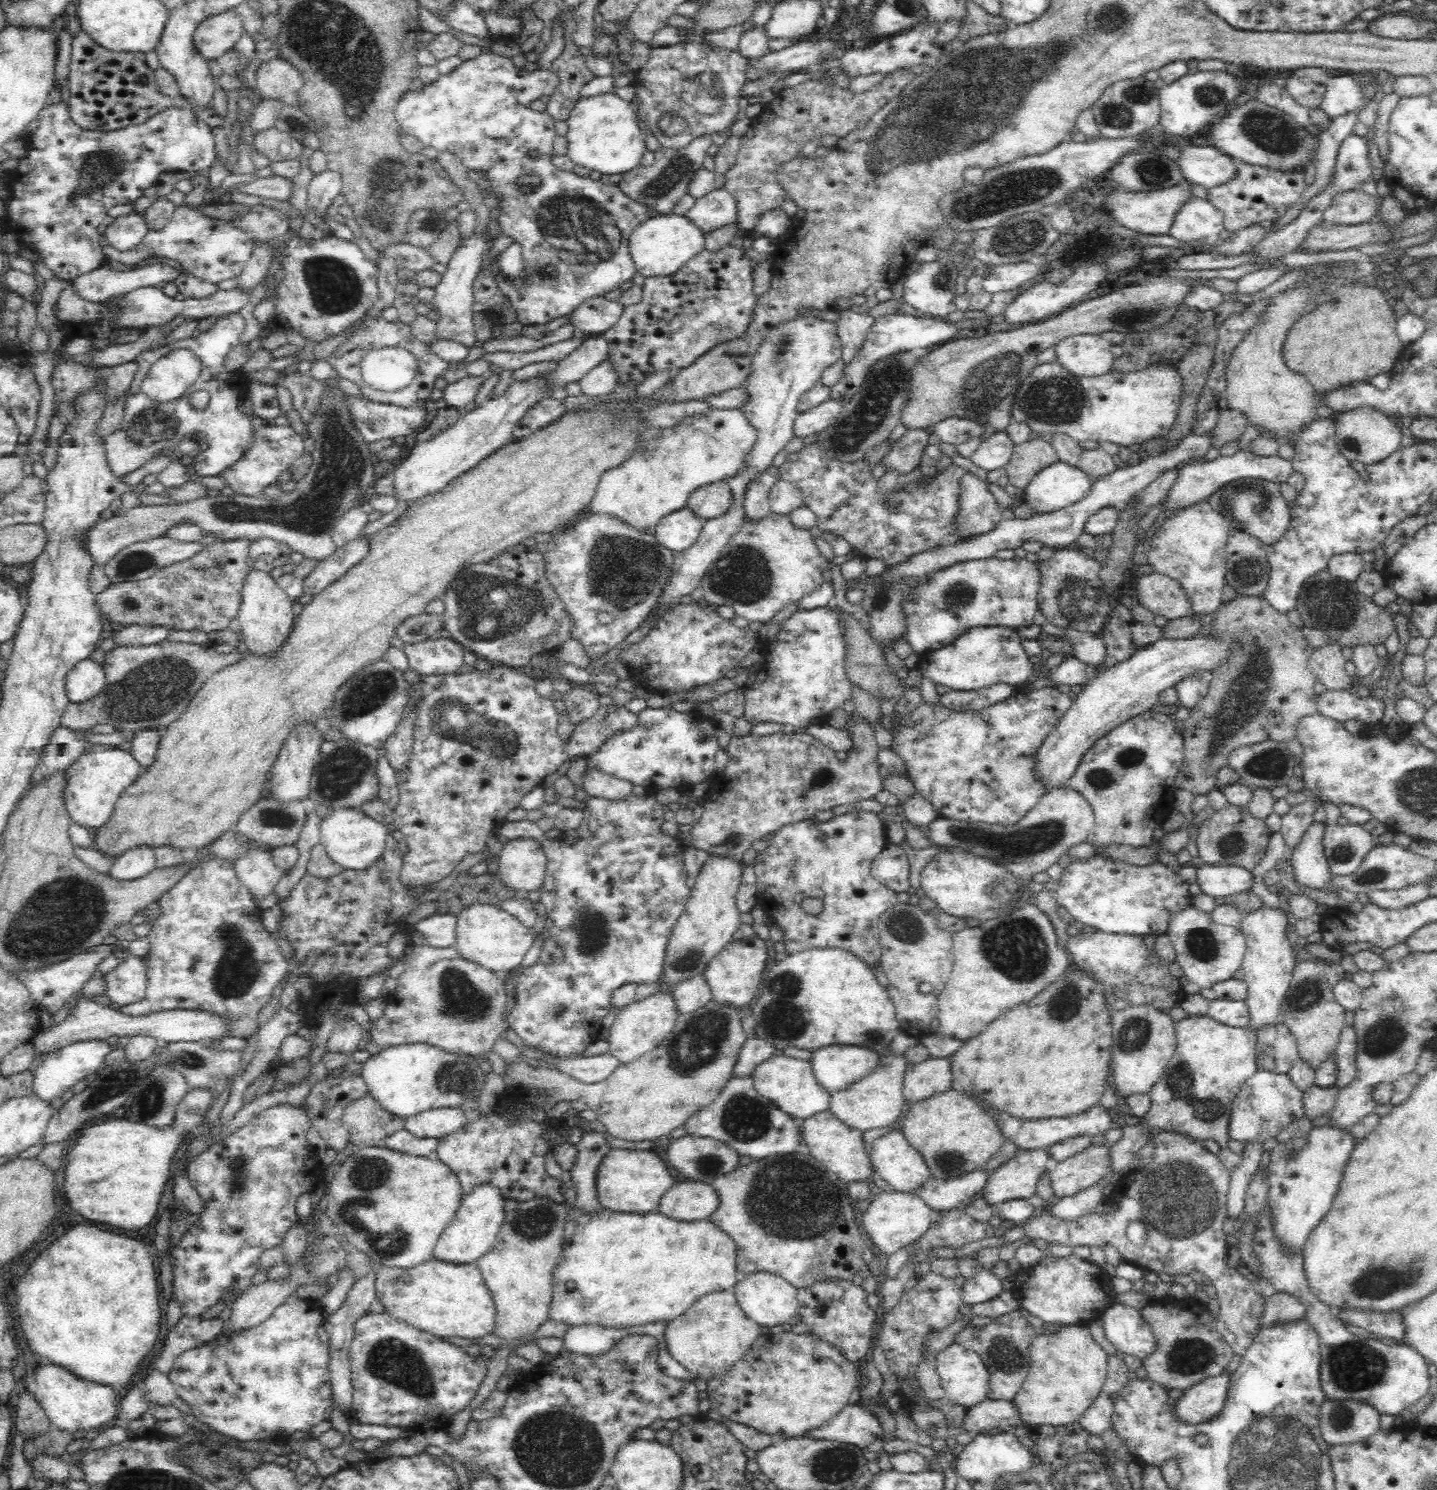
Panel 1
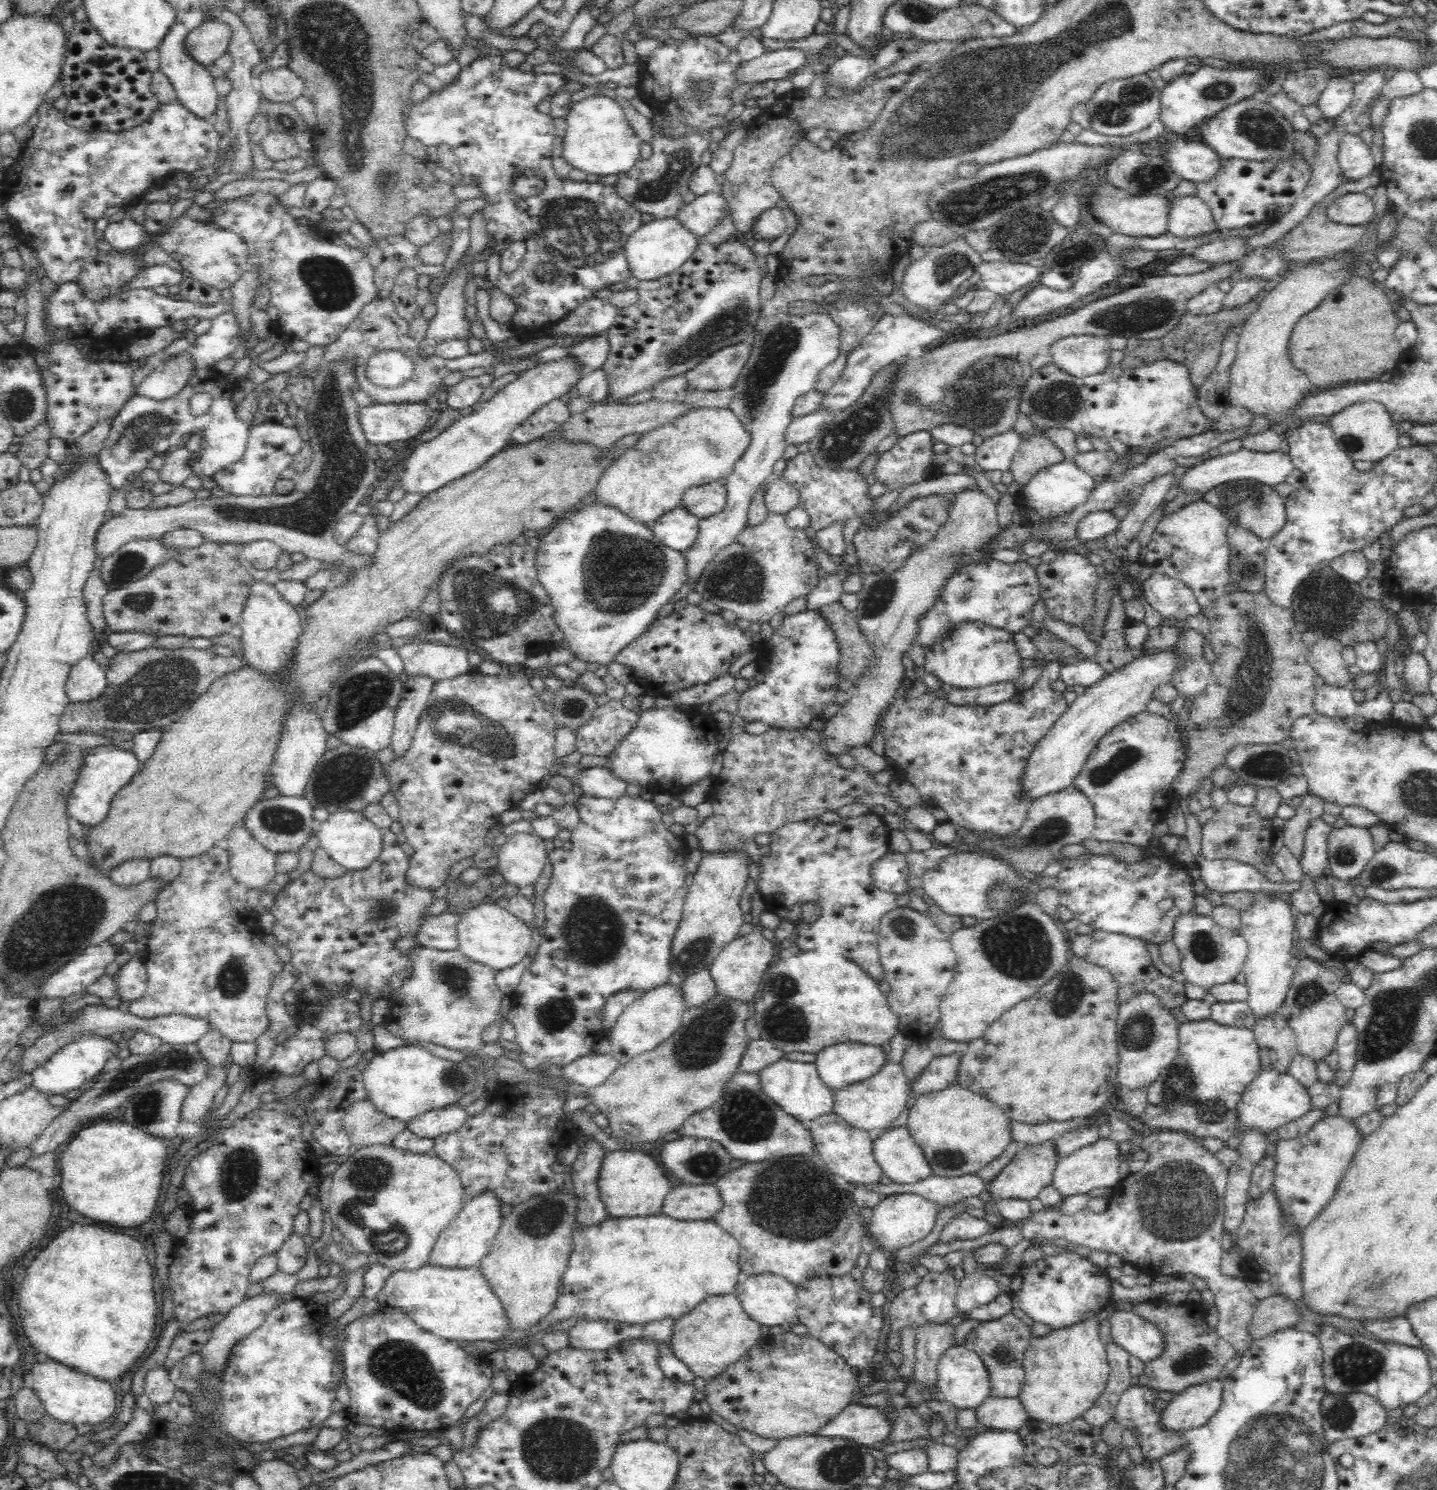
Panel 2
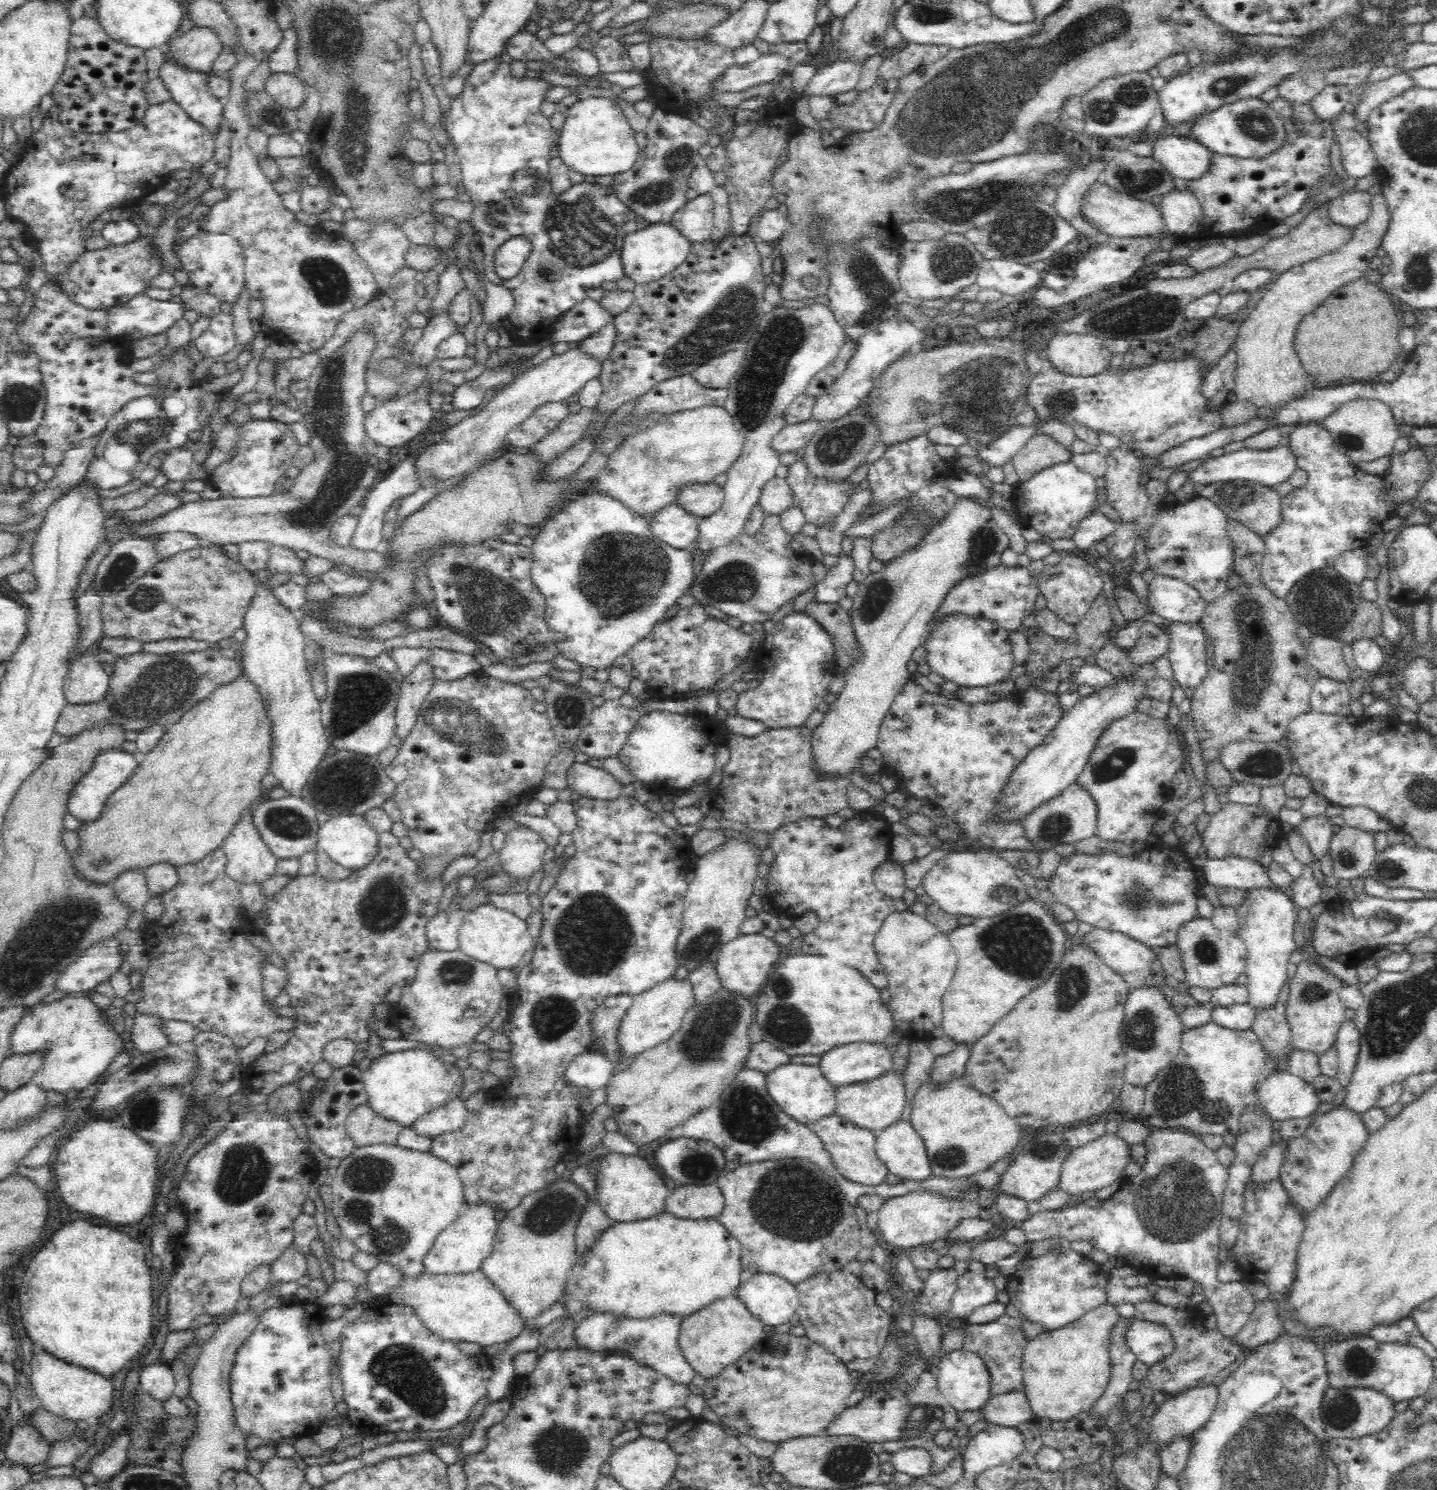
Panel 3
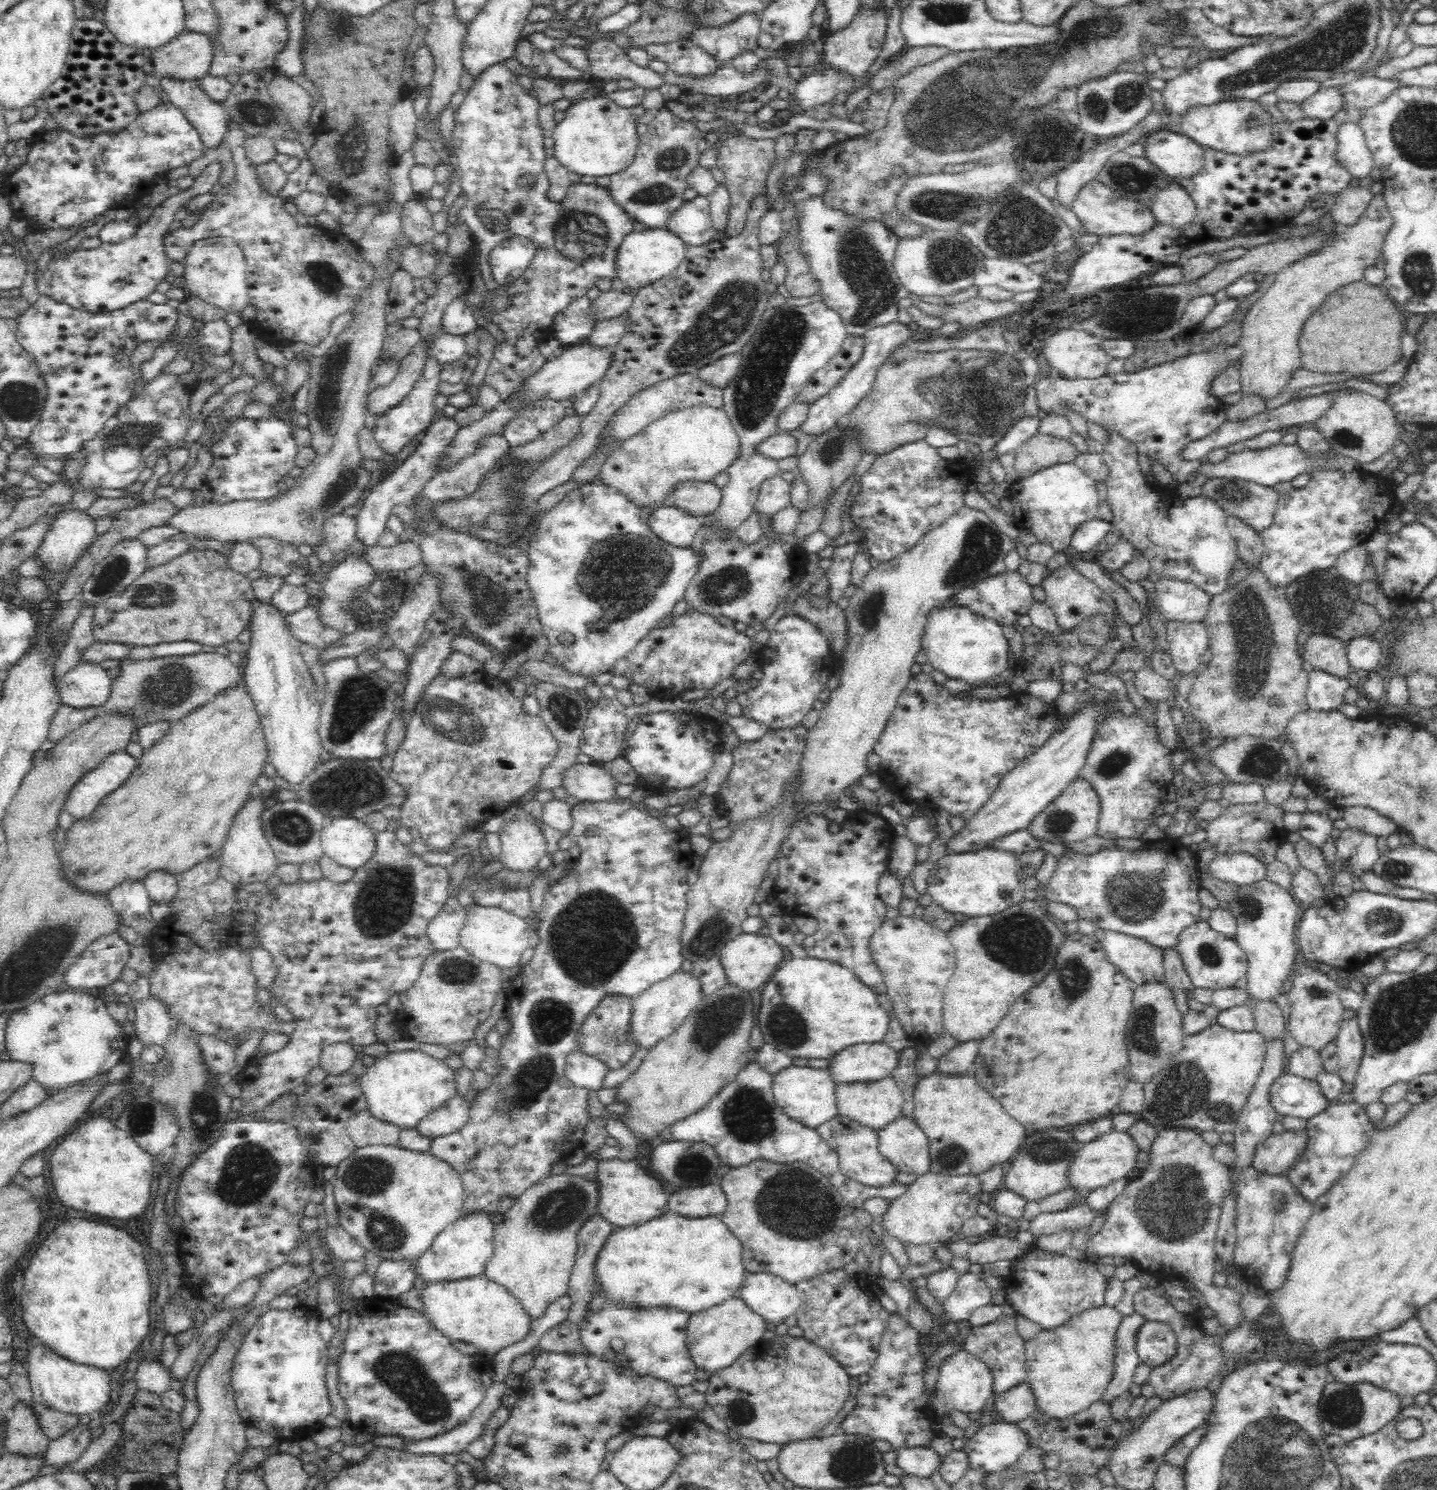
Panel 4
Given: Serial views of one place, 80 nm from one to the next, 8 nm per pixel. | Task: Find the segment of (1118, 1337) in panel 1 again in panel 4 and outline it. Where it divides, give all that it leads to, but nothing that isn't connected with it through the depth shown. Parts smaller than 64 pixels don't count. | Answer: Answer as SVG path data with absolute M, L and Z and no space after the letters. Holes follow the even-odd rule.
M1144 1321L1136 1330L1134 1342L1141 1363L1151 1367L1168 1362L1177 1350L1176 1333L1166 1323Z

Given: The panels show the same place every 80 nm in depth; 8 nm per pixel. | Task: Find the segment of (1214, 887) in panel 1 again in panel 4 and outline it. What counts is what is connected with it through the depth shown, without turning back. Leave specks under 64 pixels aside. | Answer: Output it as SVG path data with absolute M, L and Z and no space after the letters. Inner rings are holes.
M1244 852L1216 855L1208 862L1207 867L1212 877L1230 882L1237 887L1267 878L1265 864Z

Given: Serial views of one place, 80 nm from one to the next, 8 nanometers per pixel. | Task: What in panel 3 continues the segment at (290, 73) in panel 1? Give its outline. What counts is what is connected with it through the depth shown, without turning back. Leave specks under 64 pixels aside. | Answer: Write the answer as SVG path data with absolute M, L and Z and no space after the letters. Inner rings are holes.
M289 72L271 73L264 80L264 90L276 104L292 110L306 98L304 82Z

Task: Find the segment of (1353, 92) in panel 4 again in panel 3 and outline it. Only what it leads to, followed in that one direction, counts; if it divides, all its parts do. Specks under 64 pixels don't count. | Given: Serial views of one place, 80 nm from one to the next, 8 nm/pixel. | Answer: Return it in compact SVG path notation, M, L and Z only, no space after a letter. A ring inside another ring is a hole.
M1400 70L1386 80L1372 83L1363 90L1363 95L1355 108L1355 118L1365 124L1369 114L1388 99L1403 93L1406 89L1418 87L1409 75L1410 70Z

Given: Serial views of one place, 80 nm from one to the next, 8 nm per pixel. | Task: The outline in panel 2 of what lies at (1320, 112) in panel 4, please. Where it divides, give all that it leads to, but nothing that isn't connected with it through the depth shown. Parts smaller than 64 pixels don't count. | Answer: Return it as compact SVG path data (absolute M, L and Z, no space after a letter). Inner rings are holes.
M1335 76L1328 79L1326 88L1320 93L1317 107L1322 111L1323 118L1335 119L1351 105L1353 86L1349 79Z

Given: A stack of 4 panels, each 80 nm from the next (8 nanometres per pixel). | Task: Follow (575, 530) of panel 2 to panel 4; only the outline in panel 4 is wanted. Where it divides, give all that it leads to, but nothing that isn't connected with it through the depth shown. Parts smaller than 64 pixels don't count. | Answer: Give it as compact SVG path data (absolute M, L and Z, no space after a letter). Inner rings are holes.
M597 479L593 482L580 484L578 488L569 491L550 510L540 515L534 534L528 540L529 567L527 570L527 583L534 597L540 623L544 627L544 634L550 642L548 653L558 660L562 669L582 676L596 676L597 674L609 672L610 668L620 658L625 658L634 650L640 640L643 640L654 628L657 628L658 623L672 612L672 608L676 606L679 600L685 598L685 590L696 572L698 572L700 555L696 555L690 547L680 548L664 542L652 532L648 520L648 511L643 511L642 508L634 505L632 501L628 501L624 498L624 495L620 494L618 489L604 486ZM567 632L574 635L574 642L568 644L568 646L558 640L560 634Z

